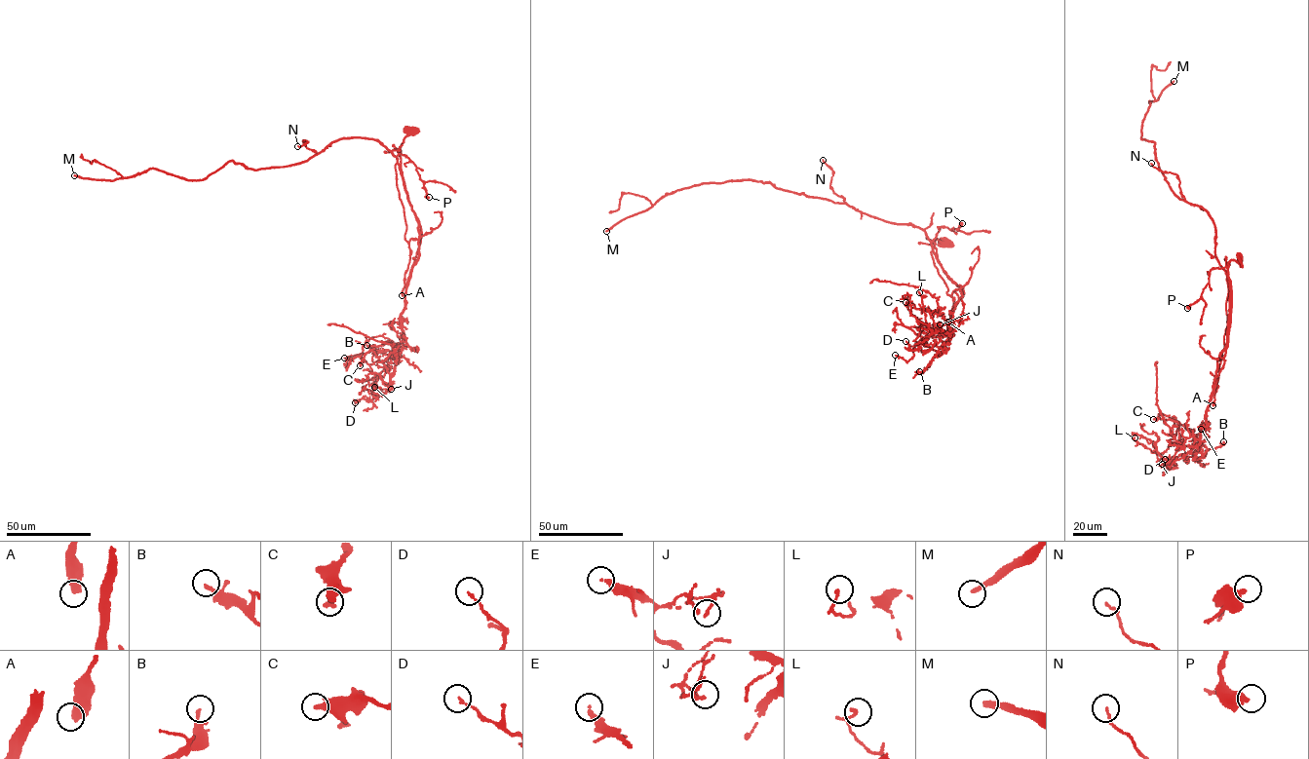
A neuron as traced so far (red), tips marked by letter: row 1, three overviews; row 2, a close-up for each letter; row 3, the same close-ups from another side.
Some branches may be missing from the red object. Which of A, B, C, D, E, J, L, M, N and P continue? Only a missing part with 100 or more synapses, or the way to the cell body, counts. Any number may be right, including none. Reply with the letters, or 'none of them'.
M

